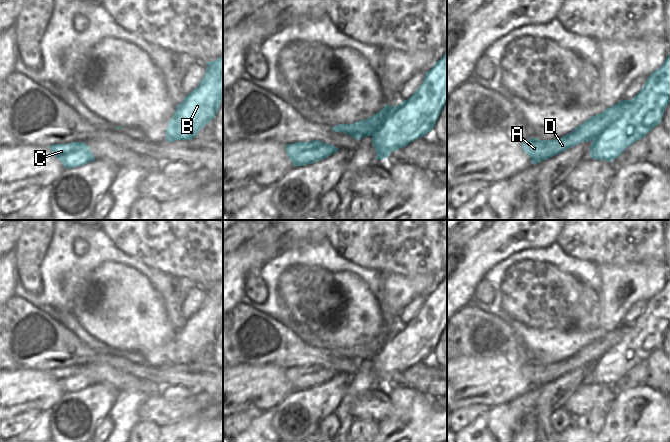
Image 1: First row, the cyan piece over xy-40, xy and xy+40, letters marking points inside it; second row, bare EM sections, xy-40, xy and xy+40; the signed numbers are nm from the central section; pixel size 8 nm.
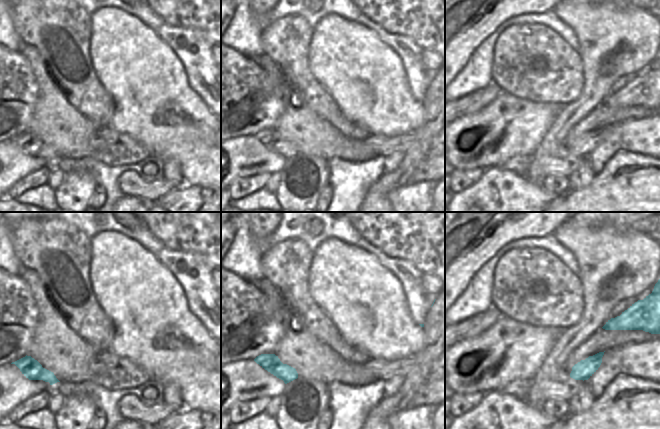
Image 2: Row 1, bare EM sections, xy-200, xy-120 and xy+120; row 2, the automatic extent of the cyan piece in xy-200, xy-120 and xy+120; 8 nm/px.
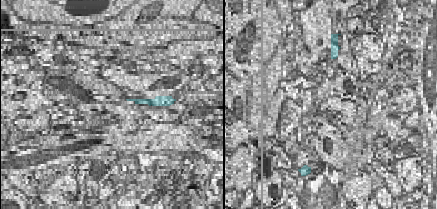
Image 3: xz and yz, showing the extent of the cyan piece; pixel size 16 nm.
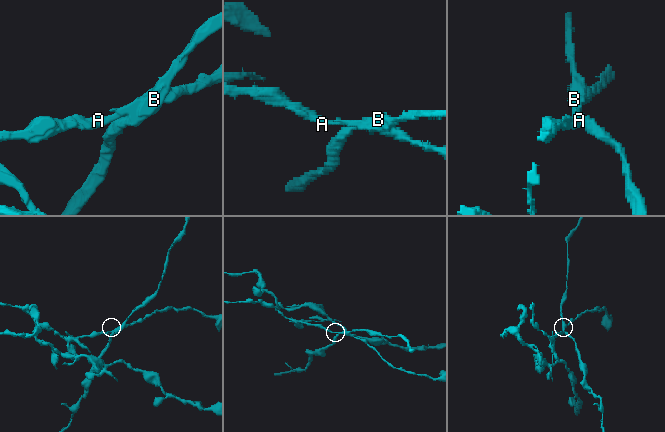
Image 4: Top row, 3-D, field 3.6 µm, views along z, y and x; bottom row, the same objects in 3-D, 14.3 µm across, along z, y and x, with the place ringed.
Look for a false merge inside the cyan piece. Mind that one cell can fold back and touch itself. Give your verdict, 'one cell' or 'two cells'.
two cells

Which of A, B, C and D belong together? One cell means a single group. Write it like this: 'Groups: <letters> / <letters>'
Groups: A C D / B

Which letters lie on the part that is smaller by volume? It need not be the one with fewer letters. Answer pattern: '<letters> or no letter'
B

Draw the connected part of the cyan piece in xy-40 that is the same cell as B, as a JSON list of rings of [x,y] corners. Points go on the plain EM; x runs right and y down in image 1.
[[[223,278],[207,289],[198,311],[176,330],[166,353],[166,366],[192,364],[203,350],[214,344],[223,324]]]

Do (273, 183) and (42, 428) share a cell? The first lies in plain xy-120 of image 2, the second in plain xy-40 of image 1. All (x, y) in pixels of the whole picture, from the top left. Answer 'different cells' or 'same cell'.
same cell

